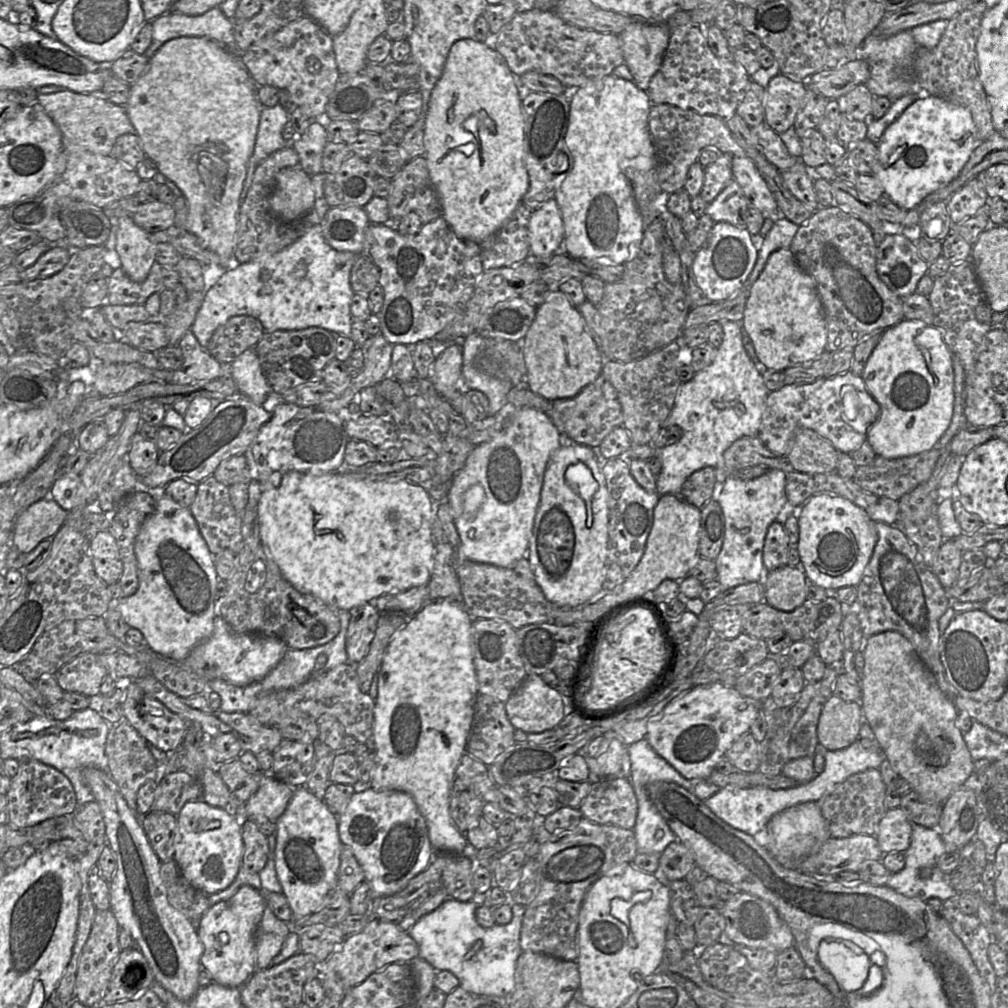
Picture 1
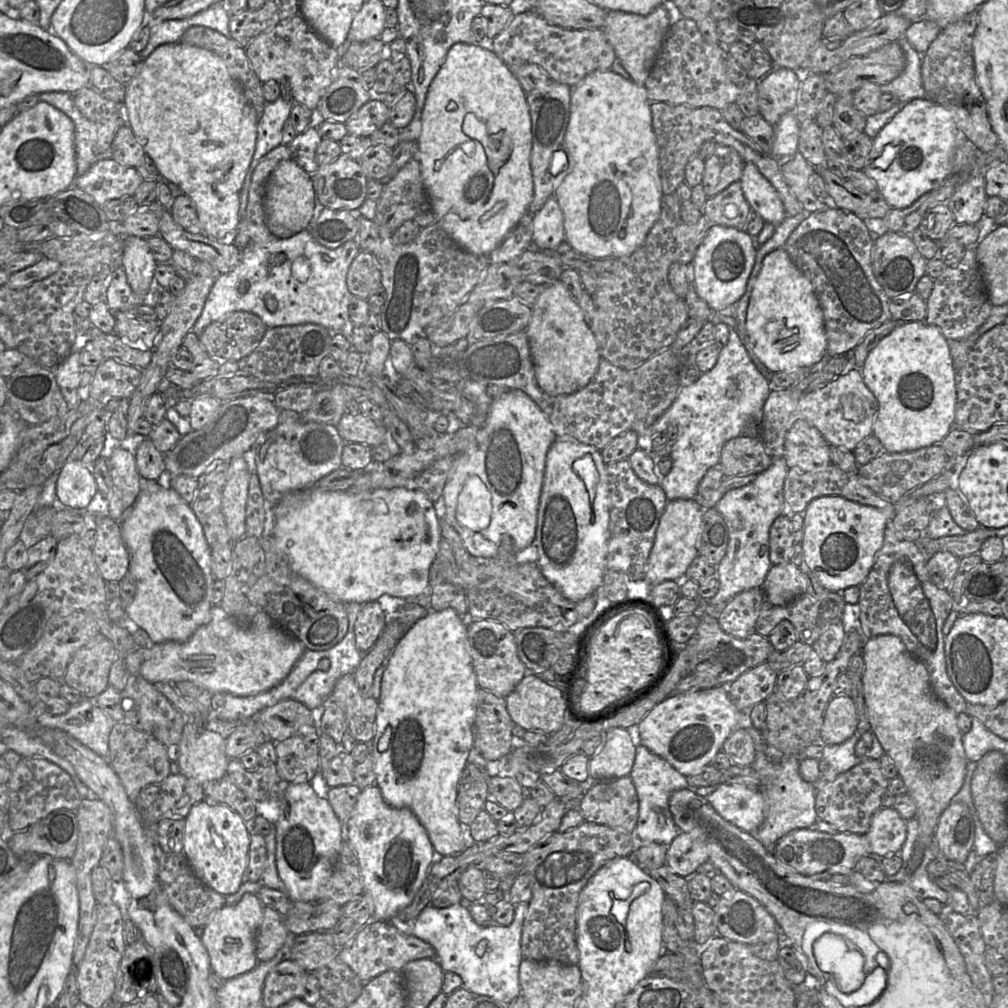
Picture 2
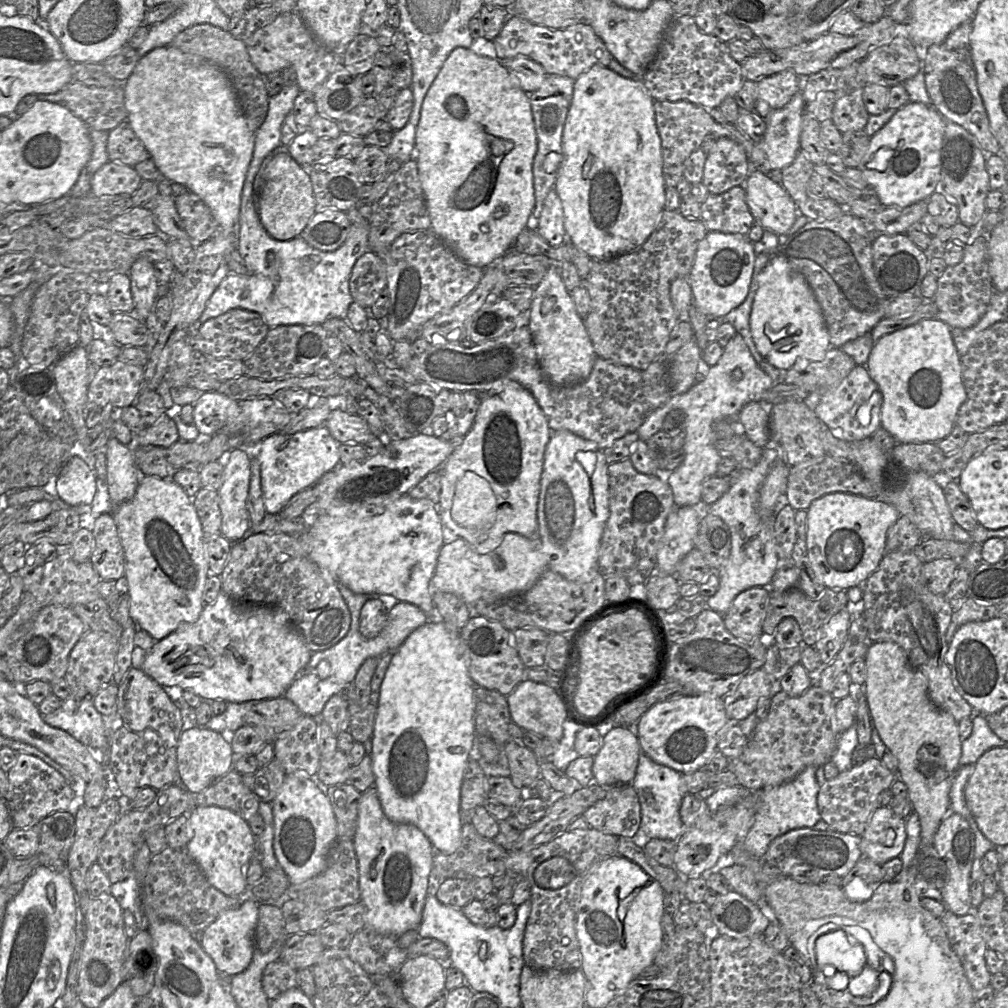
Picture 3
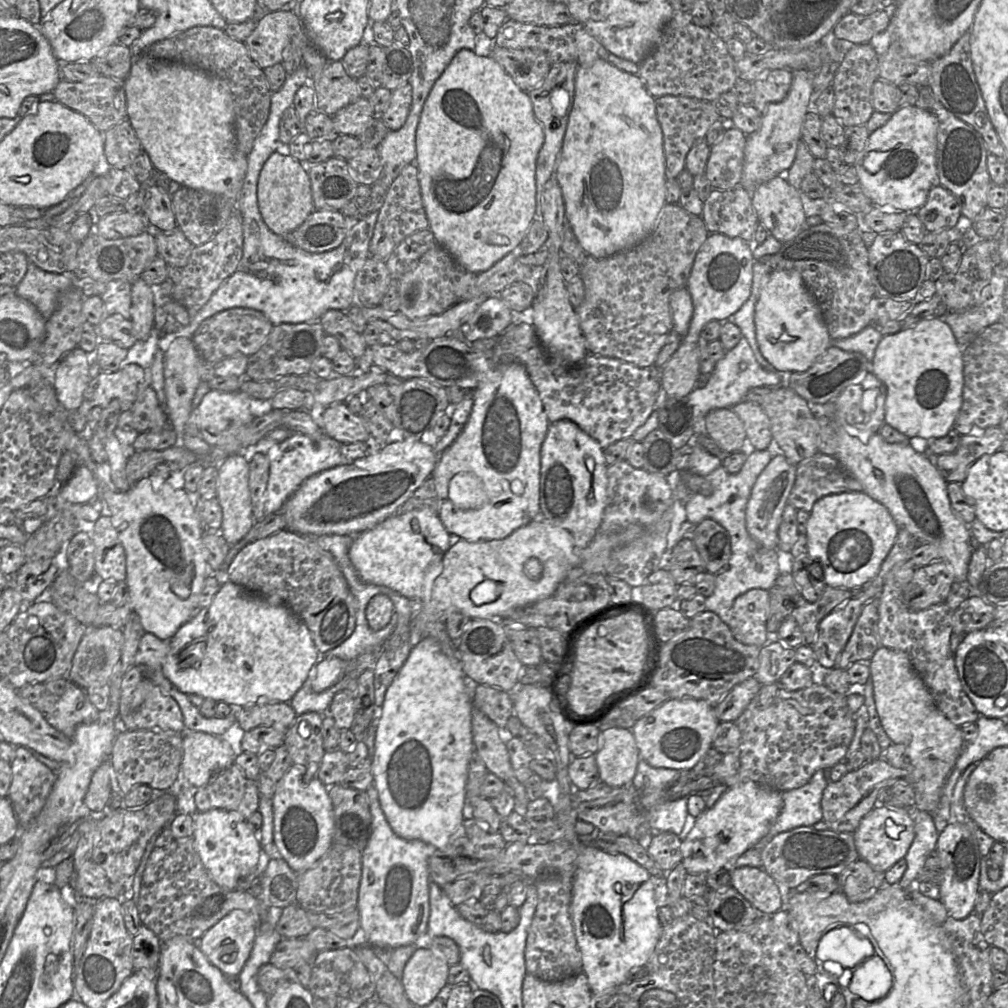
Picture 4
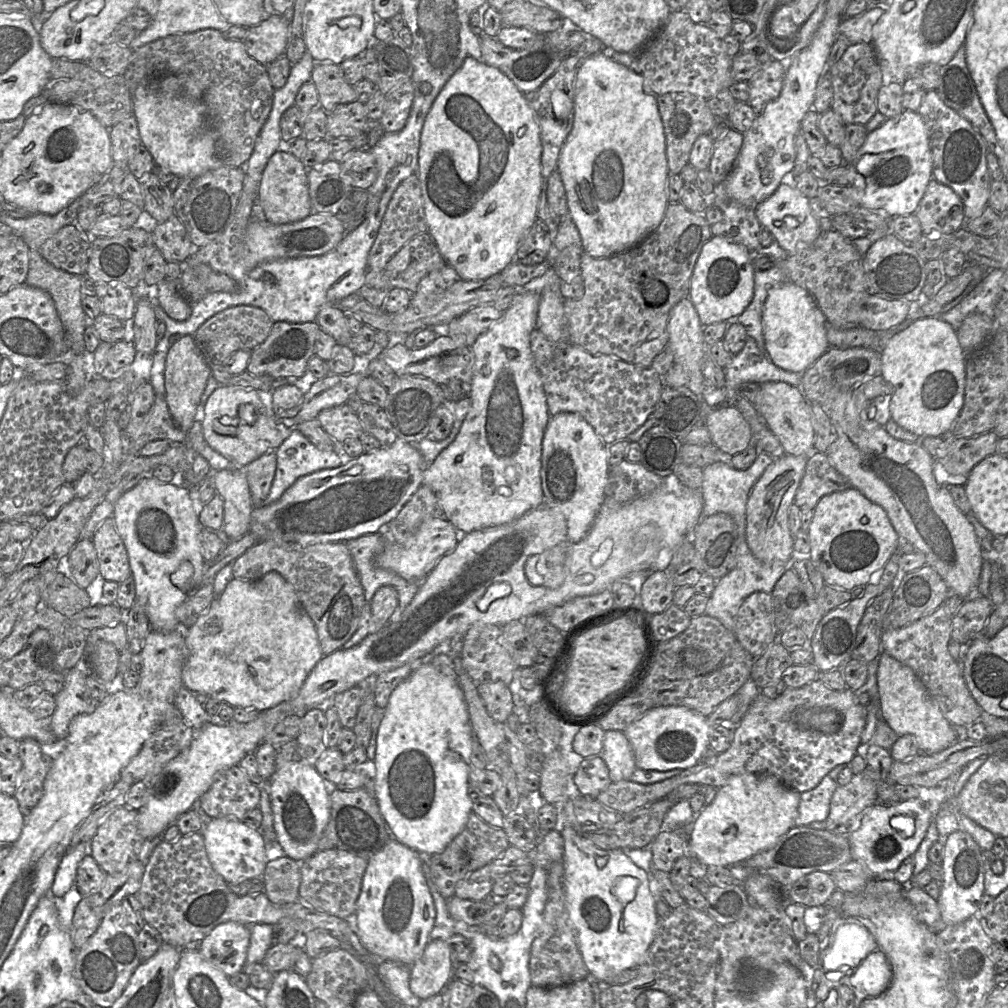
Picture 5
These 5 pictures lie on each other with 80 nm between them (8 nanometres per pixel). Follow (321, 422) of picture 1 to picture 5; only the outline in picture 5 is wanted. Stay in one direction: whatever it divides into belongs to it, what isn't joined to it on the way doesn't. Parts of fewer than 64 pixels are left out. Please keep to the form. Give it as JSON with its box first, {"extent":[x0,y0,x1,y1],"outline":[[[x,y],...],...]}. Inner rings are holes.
{"extent":[262,430,342,506],"outline":[[[293,430],[276,450],[275,476],[262,506],[268,506],[283,495],[300,477],[323,469],[337,468],[342,460],[335,450],[323,450],[312,444],[301,432]]]}

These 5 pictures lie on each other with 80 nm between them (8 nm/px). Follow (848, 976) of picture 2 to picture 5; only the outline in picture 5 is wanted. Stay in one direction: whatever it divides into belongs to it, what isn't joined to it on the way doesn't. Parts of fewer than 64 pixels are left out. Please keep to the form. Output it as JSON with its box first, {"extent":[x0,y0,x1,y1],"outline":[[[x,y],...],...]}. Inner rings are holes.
{"extent":[818,923,877,981],"outline":[[[848,923],[848,924],[842,924],[840,925],[835,934],[833,941],[828,949],[825,951],[820,951],[819,955],[819,964],[818,969],[822,971],[822,973],[826,973],[830,980],[837,981],[833,979],[833,972],[835,971],[847,971],[851,974],[854,972],[854,970],[859,966],[859,964],[872,952],[877,950],[877,944],[875,943],[873,937],[868,932],[868,930],[861,924],[854,924],[854,923]]]}

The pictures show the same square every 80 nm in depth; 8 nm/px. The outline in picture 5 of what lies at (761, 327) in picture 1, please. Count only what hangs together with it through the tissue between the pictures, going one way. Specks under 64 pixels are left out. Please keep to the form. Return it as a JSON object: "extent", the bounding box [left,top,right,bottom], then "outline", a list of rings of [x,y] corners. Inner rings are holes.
{"extent":[762,281,830,373],"outline":[[[790,281],[769,290],[763,306],[762,325],[767,357],[785,371],[803,373],[830,348],[823,312],[805,289]]]}

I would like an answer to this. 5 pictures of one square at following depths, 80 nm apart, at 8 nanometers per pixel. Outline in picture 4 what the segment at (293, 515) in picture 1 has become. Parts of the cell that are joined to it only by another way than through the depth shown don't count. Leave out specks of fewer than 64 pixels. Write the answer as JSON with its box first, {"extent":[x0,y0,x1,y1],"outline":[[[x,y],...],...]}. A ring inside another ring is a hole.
{"extent":[348,509,451,602],"outline":[[[417,509],[394,514],[375,527],[355,535],[348,555],[363,582],[388,587],[408,599],[419,602],[427,570],[431,565],[442,562],[443,555],[451,547],[449,540],[450,533],[433,510]]]}

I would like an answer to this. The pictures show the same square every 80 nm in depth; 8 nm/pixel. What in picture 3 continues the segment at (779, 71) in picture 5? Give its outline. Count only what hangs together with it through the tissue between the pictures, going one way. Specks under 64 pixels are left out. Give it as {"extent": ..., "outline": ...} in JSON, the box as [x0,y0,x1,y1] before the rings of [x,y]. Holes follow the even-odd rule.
{"extent":[755,70,801,117],"outline":[[[784,70],[757,83],[755,111],[766,117],[771,111],[784,107],[801,91],[801,80],[792,70]]]}

